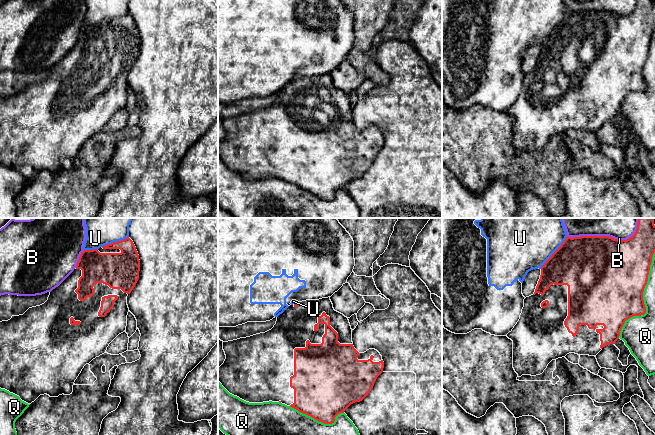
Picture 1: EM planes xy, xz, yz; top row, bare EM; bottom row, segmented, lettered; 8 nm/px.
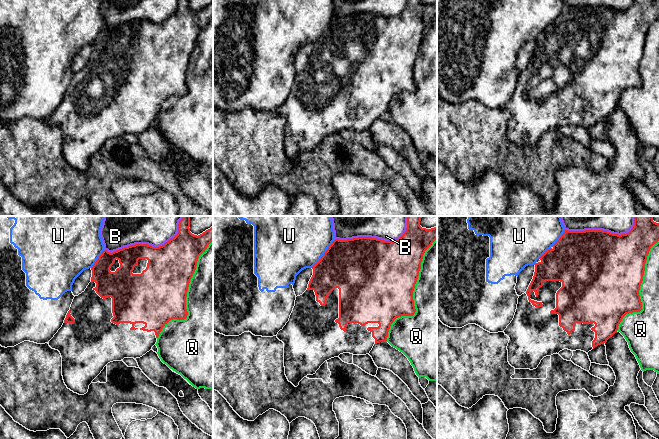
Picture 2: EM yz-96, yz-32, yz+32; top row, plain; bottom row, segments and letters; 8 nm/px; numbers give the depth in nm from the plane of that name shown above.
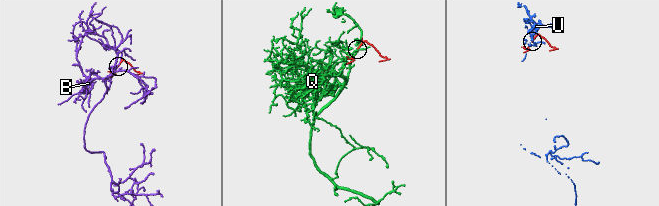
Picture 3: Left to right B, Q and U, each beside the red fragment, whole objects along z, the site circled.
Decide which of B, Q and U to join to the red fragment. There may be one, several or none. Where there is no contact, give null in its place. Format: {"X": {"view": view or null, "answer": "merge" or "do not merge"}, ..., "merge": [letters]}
{"B": {"view": "yz", "answer": "do not merge"}, "Q": {"view": "yz", "answer": "do not merge"}, "U": {"view": "yz", "answer": "do not merge"}, "merge": []}

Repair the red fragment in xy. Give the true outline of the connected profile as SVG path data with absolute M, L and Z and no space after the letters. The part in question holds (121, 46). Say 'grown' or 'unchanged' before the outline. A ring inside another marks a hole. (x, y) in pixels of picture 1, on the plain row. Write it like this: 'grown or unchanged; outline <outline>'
grown; outline M129 13L99 25L84 26L74 47L50 68L44 80L0 98L0 164L28 180L44 170L50 173L72 170L74 158L84 142L106 129L109 120L125 108L129 88L127 72L139 55L139 47L139 31Z

